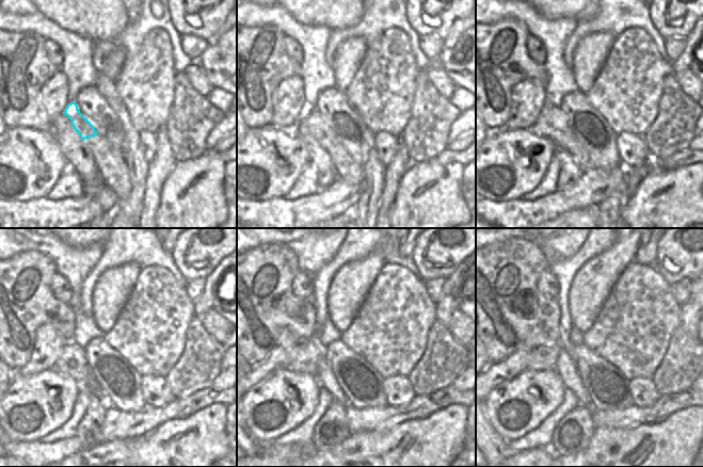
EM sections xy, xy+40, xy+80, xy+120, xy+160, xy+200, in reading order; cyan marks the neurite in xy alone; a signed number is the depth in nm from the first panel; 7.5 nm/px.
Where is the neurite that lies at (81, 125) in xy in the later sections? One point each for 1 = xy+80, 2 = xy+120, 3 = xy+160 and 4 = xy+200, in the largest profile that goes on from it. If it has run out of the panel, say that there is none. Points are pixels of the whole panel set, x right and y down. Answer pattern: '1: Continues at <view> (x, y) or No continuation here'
1: Continues at xy+80 (552, 124)
2: Continues at xy+120 (73, 361)
3: Continues at xy+160 (306, 357)
4: Continues at xy+200 (544, 357).

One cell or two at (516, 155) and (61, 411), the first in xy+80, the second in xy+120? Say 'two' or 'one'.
one

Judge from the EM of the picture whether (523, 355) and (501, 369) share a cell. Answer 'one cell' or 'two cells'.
one cell

